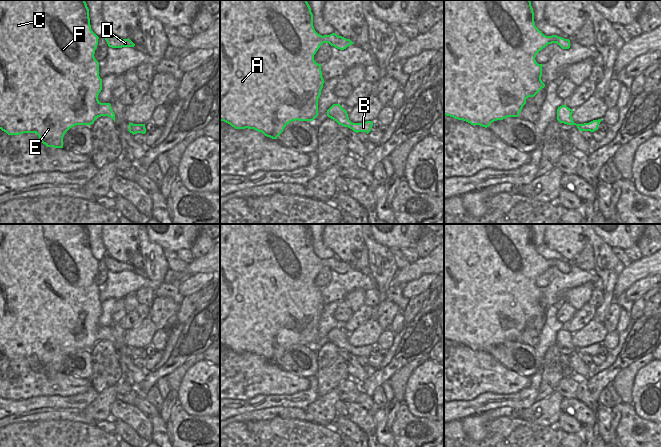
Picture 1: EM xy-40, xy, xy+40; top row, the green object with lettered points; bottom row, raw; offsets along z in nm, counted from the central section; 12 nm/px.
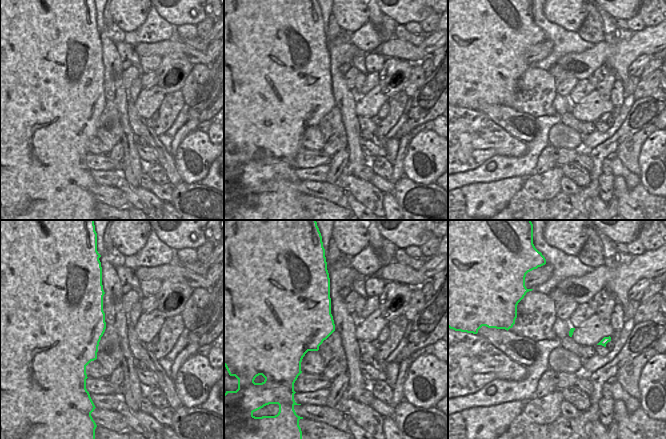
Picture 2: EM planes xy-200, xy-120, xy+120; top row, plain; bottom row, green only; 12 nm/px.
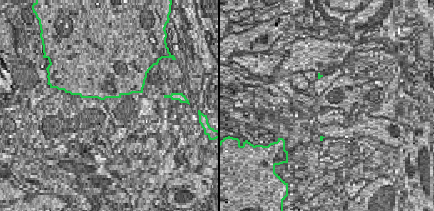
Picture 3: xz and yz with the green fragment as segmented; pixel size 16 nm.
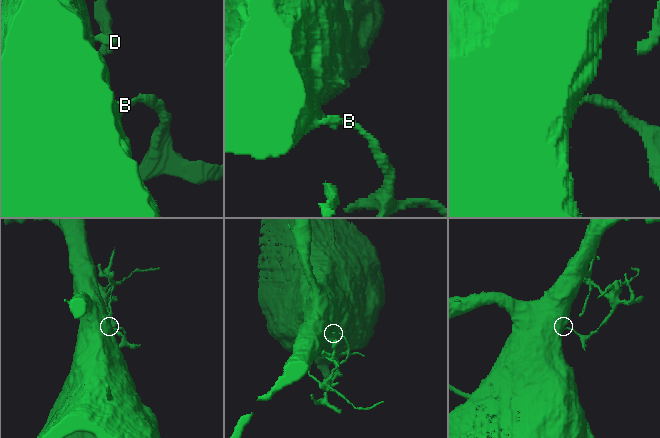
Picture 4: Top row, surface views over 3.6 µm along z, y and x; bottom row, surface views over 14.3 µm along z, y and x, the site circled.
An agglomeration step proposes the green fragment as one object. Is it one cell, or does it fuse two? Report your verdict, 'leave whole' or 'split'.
split

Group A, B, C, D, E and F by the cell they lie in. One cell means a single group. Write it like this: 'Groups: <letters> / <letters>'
Groups: A C D E F / B

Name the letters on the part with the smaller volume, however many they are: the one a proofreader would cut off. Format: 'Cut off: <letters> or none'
Cut off: B

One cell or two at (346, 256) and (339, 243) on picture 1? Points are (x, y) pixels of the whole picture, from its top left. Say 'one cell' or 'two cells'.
one cell

